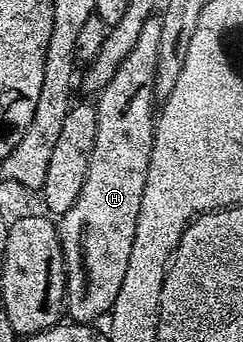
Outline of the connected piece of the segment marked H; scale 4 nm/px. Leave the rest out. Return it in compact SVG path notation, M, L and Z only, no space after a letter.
M153 18L146 22L146 26L142 26L142 34L138 34L138 42L134 42L134 50L130 50L130 54L126 54L126 58L122 62L122 66L118 66L118 71L114 73L114 78L110 78L110 82L106 82L106 86L95 97L96 117L98 118L98 134L94 142L94 150L90 154L90 166L86 170L86 182L82 182L82 194L78 194L78 202L74 202L74 206L70 206L70 210L66 210L64 215L59 217L58 227L60 230L60 245L64 251L64 262L69 269L70 279L66 284L66 312L68 312L73 321L76 322L96 322L99 316L107 317L112 311L114 302L118 298L118 290L122 290L122 278L126 278L126 265L130 262L130 250L134 246L134 234L138 226L138 214L142 206L142 194L146 190L146 174L150 166L150 154L152 153L152 138L156 135L156 116L154 108L152 112L152 103L158 100L156 95L156 87L154 86L154 78L156 77L156 67L158 66L158 41L162 39L162 26L159 19Z

